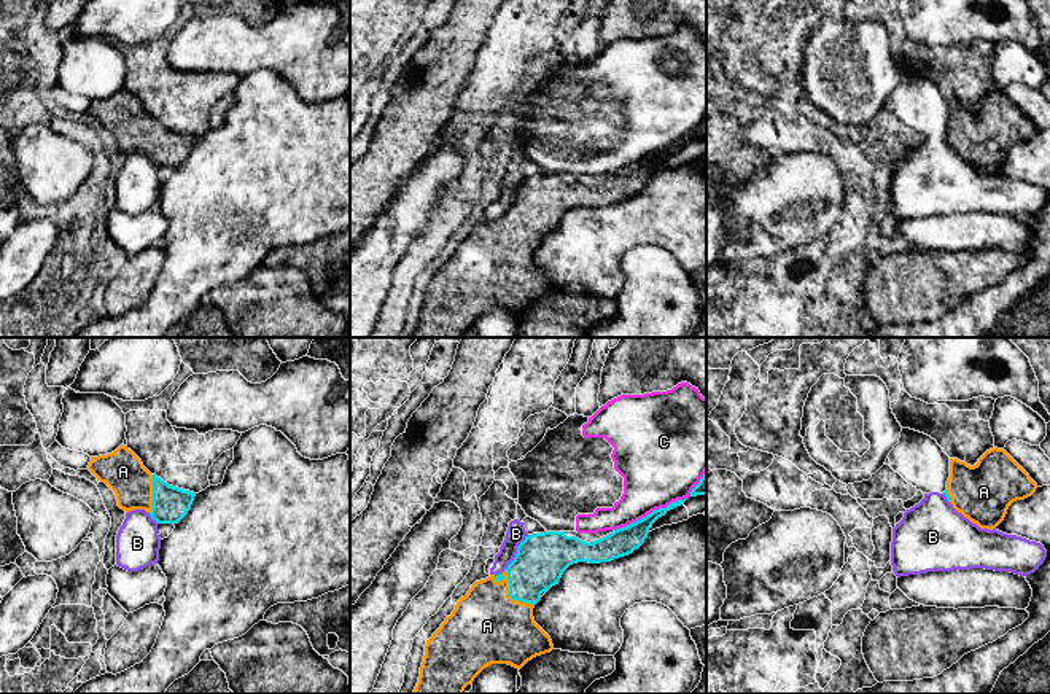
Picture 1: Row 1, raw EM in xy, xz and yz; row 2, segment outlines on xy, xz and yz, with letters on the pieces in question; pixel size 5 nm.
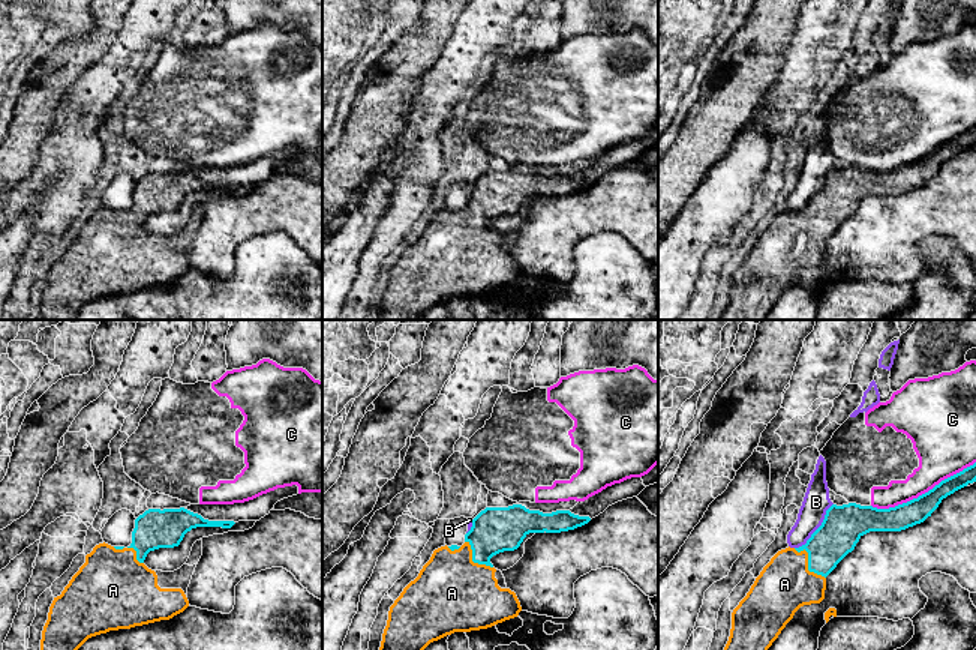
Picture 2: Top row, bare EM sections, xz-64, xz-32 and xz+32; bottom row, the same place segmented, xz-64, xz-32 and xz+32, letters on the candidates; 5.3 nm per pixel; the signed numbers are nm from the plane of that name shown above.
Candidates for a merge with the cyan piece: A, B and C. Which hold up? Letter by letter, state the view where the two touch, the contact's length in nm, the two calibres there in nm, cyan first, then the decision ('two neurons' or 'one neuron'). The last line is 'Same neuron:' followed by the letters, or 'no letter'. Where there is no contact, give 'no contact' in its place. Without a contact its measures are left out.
A: meets cyan in xz; contact 260 nm long; 260 nm thick on the cyan side, 380 nm on the other; one neuron
B: meets cyan in xz; contact 280 nm long; 260 nm thick on the cyan side, 100 nm on the other; two neurons
C: meets cyan in xz; contact 400 nm long; 140 nm thick on the cyan side, 380 nm on the other; two neurons
Same neuron: A

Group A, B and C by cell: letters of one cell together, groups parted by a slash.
A / B / C

